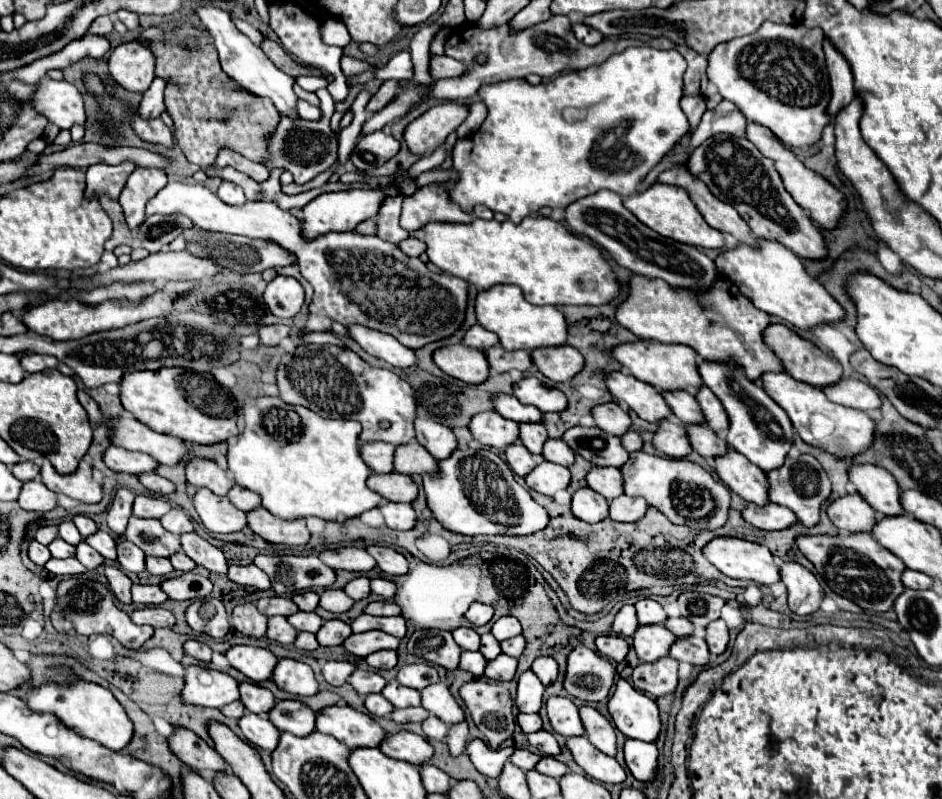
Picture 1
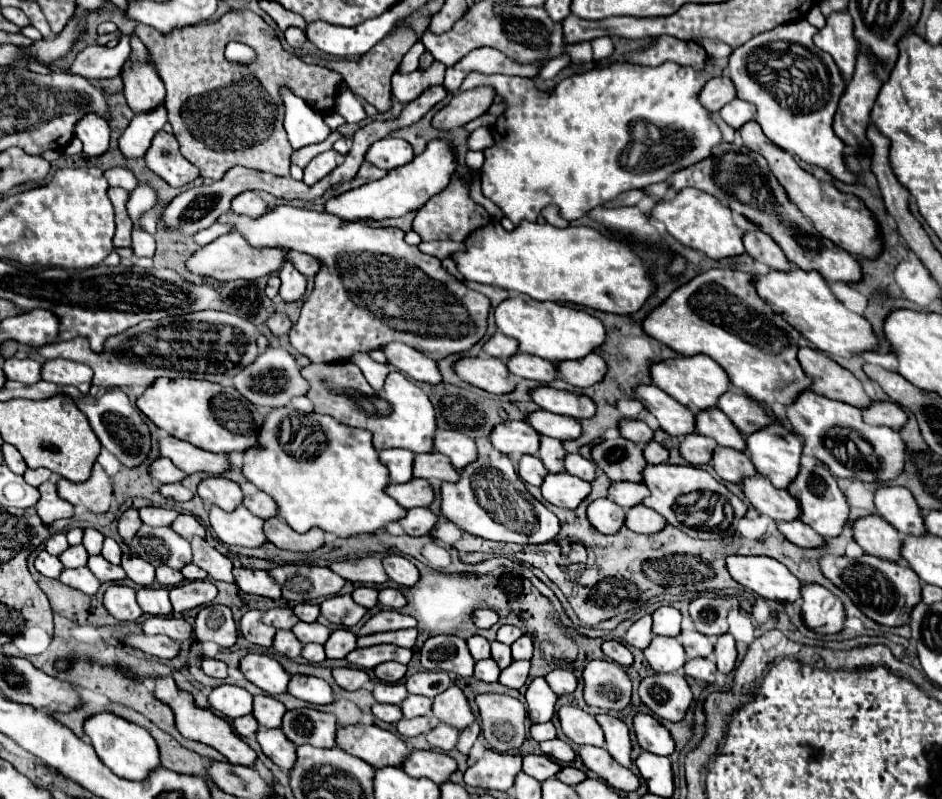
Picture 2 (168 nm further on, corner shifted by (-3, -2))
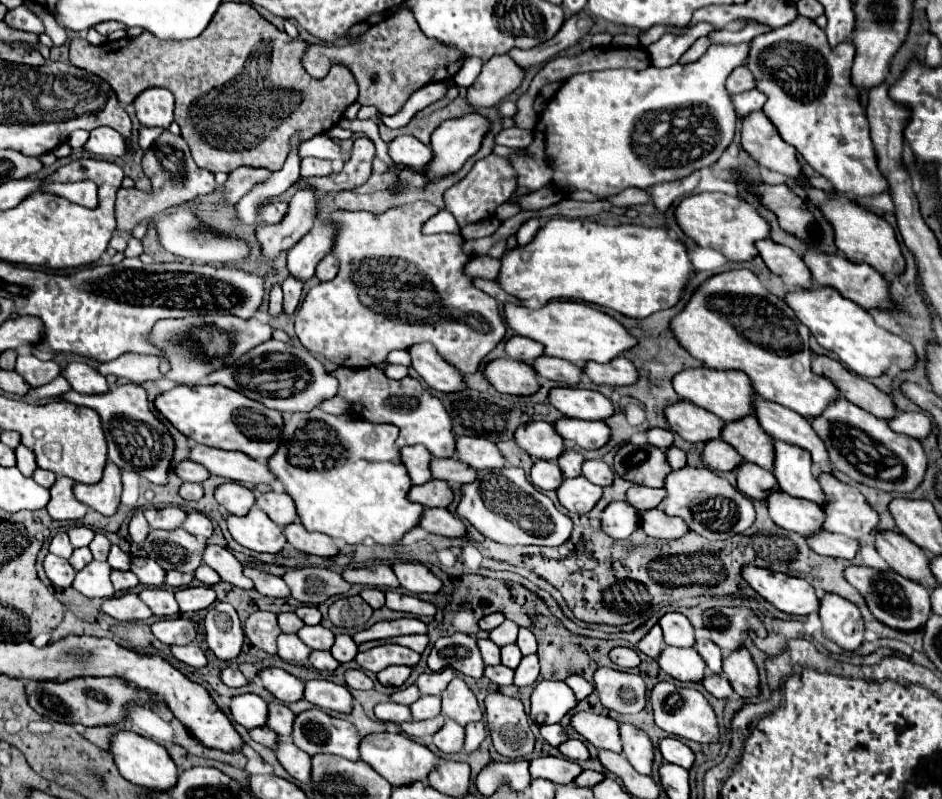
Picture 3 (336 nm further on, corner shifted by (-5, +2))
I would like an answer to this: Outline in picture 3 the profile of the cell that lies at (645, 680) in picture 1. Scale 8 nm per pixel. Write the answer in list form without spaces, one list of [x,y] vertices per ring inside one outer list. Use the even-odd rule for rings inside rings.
[[[658,683],[652,689],[652,709],[654,709],[654,719],[660,729],[670,733],[676,739],[690,739],[696,743],[716,743],[720,737],[716,713],[710,707],[710,703],[704,699],[704,695],[692,687],[678,687],[672,683]]]

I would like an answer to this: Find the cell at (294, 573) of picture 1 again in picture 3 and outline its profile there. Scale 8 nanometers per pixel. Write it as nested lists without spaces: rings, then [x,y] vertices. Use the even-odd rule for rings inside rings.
[[[320,567],[290,569],[282,579],[290,587],[292,597],[306,605],[320,605],[334,595],[346,595],[352,587],[340,573]]]

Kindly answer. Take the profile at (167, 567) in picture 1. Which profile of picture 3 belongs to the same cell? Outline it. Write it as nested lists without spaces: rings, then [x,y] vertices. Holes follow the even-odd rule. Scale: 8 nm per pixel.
[[[168,571],[168,573],[166,573],[166,585],[174,587],[174,589],[188,587],[192,579],[194,579],[194,577],[188,575],[188,573],[176,573],[176,571]]]

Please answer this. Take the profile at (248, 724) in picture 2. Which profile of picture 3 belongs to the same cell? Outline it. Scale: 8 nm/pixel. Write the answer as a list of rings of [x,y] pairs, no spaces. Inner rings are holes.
[[[270,727],[252,729],[252,731],[250,731],[250,737],[252,737],[256,743],[260,743],[260,745],[264,745],[264,747],[268,747],[268,749],[276,749],[276,745],[278,745],[278,741],[280,741],[280,735],[274,733]]]

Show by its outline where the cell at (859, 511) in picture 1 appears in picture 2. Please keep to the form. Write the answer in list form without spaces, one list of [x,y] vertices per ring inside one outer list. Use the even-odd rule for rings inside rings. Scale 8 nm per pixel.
[[[866,515],[866,517],[856,519],[852,523],[852,533],[854,533],[854,541],[866,553],[872,553],[890,561],[900,559],[898,549],[900,549],[902,537],[880,515]]]

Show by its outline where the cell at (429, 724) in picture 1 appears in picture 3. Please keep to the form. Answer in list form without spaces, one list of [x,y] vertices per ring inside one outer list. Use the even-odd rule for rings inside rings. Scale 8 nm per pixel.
[[[446,719],[444,727],[432,737],[432,741],[444,753],[458,753],[464,745],[464,727],[460,727],[452,719]]]

